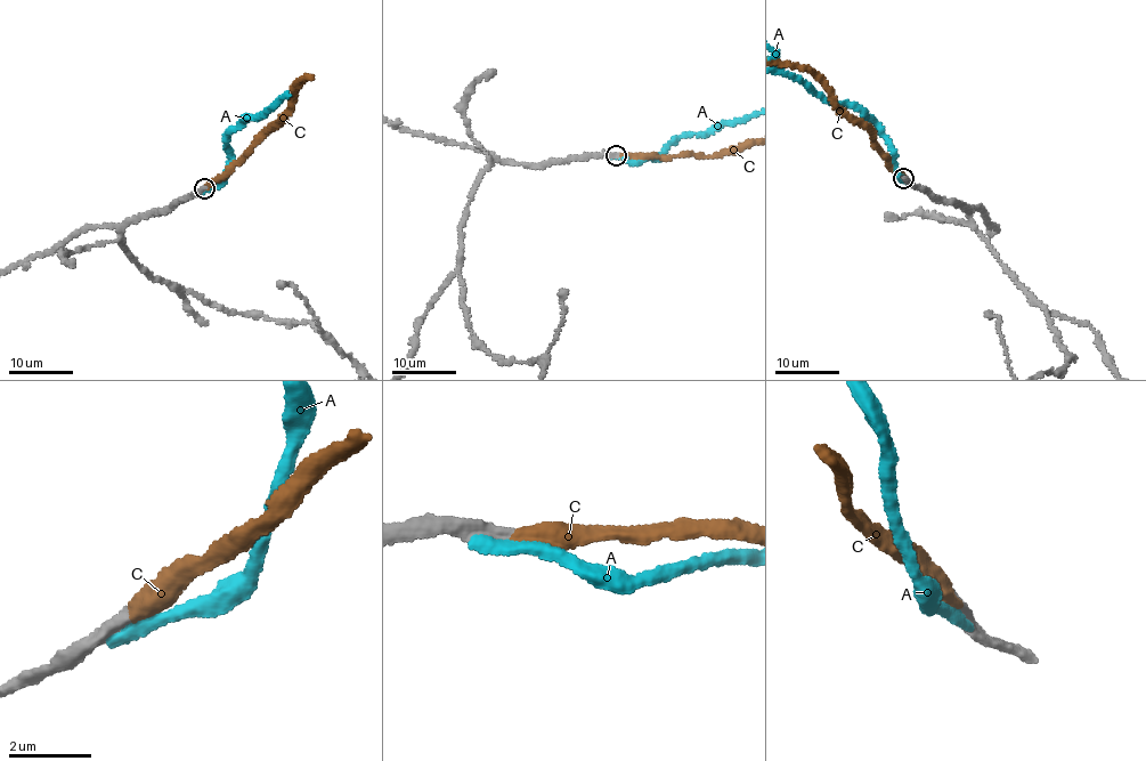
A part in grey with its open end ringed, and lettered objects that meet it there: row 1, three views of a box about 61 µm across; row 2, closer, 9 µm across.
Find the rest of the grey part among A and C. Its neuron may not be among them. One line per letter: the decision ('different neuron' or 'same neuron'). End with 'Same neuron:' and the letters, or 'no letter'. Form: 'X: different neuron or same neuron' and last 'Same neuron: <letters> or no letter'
A: different neuron
C: same neuron
Same neuron: C

